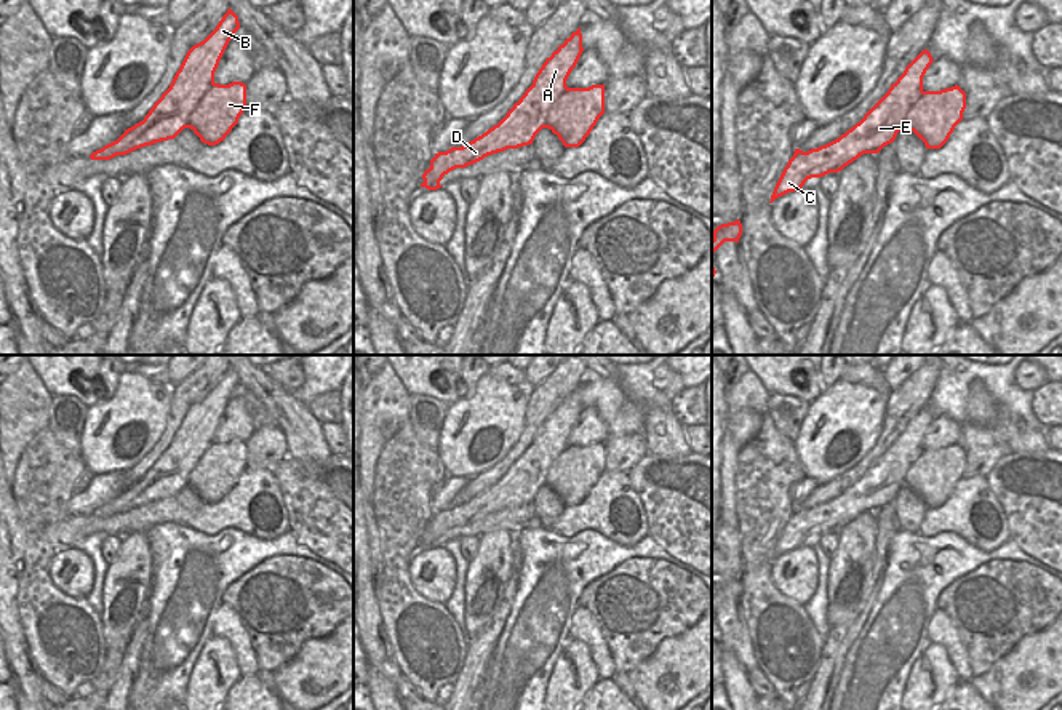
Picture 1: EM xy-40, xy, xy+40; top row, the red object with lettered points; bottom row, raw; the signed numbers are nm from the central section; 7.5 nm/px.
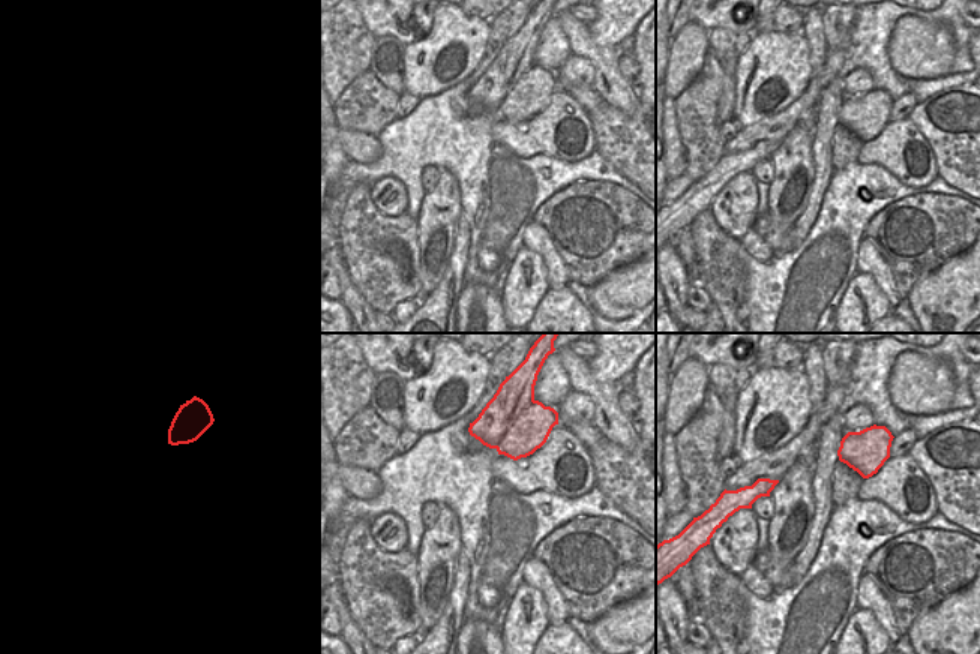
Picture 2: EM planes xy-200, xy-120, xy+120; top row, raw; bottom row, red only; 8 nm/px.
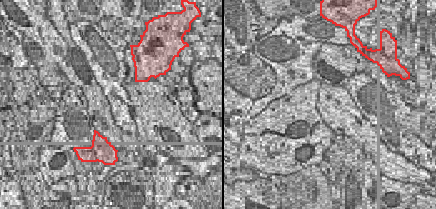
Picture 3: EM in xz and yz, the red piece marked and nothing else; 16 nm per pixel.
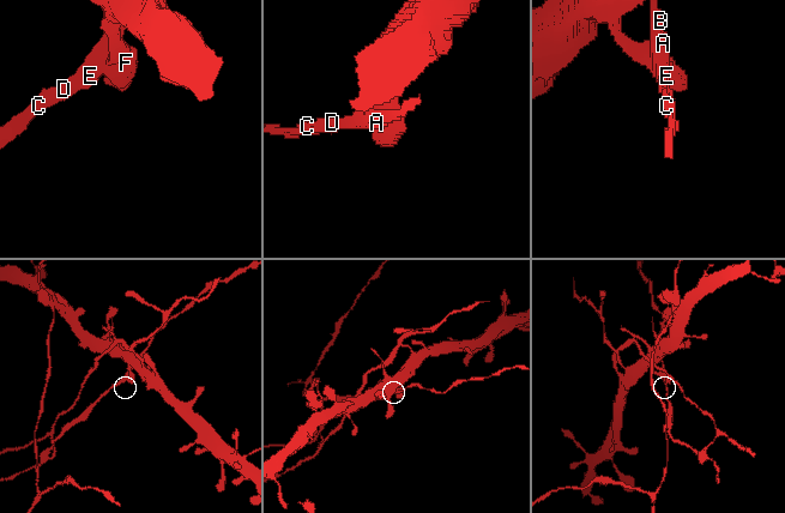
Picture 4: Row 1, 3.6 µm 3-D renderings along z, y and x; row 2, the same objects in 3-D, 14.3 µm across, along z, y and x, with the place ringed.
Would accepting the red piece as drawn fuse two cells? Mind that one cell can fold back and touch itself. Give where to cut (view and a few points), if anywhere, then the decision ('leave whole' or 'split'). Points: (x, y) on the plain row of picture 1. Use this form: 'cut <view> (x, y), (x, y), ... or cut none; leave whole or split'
cut xy-40 (213, 440), (191, 470), (187, 485); split

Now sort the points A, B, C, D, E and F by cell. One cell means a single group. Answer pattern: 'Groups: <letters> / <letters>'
Groups: A B C D E / F.

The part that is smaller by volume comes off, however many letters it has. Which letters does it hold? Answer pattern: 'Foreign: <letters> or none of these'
Foreign: A, B, C, D, E.

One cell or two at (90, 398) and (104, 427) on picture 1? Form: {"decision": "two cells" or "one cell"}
{"decision": "two cells"}

